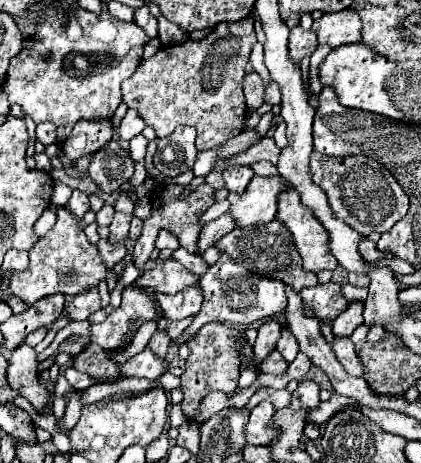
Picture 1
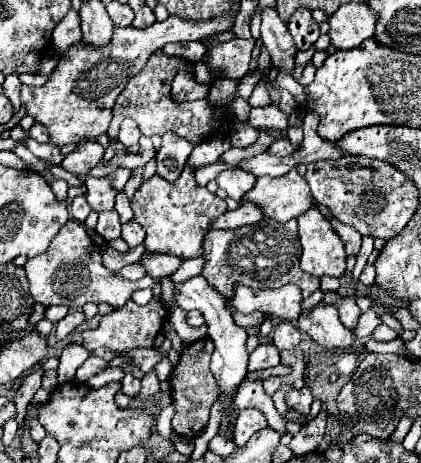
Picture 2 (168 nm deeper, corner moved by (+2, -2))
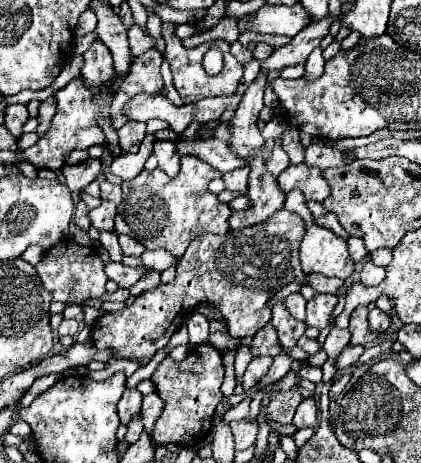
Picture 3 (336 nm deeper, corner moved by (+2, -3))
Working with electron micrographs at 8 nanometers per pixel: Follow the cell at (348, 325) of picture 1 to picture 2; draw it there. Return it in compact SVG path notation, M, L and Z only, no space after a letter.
M372 310L362 312L360 318L358 318L358 324L356 324L356 328L354 328L354 334L358 336L358 340L368 340L370 334L372 334L372 330L374 330L378 324L380 324L380 318L378 318L376 312L372 312Z

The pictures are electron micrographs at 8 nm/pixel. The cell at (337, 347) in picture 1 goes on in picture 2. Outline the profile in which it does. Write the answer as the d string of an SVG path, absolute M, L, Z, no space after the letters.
M318 304L308 316L300 316L298 328L326 350L346 352L356 340L354 332L338 320L338 310L332 304Z

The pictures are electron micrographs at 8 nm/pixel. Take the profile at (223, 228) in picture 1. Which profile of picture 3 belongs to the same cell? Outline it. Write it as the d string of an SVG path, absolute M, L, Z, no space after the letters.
M258 153L250 163L250 181L248 181L248 197L252 207L248 211L234 211L230 217L230 229L242 229L266 221L272 213L284 207L286 195L278 189L278 181L264 167L262 155Z

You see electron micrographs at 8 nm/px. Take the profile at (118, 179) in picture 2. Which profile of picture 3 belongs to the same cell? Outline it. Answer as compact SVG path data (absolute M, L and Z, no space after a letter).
M102 201L98 209L88 213L88 219L98 231L114 231L114 215L116 215L116 205L110 201Z

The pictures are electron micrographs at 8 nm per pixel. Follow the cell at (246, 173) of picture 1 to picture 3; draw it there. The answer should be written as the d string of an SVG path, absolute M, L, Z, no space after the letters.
M246 167L224 173L222 179L226 183L226 189L236 191L236 193L246 193L246 189L248 189L248 173L250 173L250 169L246 169Z

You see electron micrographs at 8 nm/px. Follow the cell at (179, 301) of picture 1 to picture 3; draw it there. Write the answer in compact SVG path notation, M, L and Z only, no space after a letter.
M194 311L190 315L190 319L186 321L188 325L188 331L190 331L190 345L202 345L206 343L206 337L208 337L208 331L210 331L210 323L206 319L206 315Z

